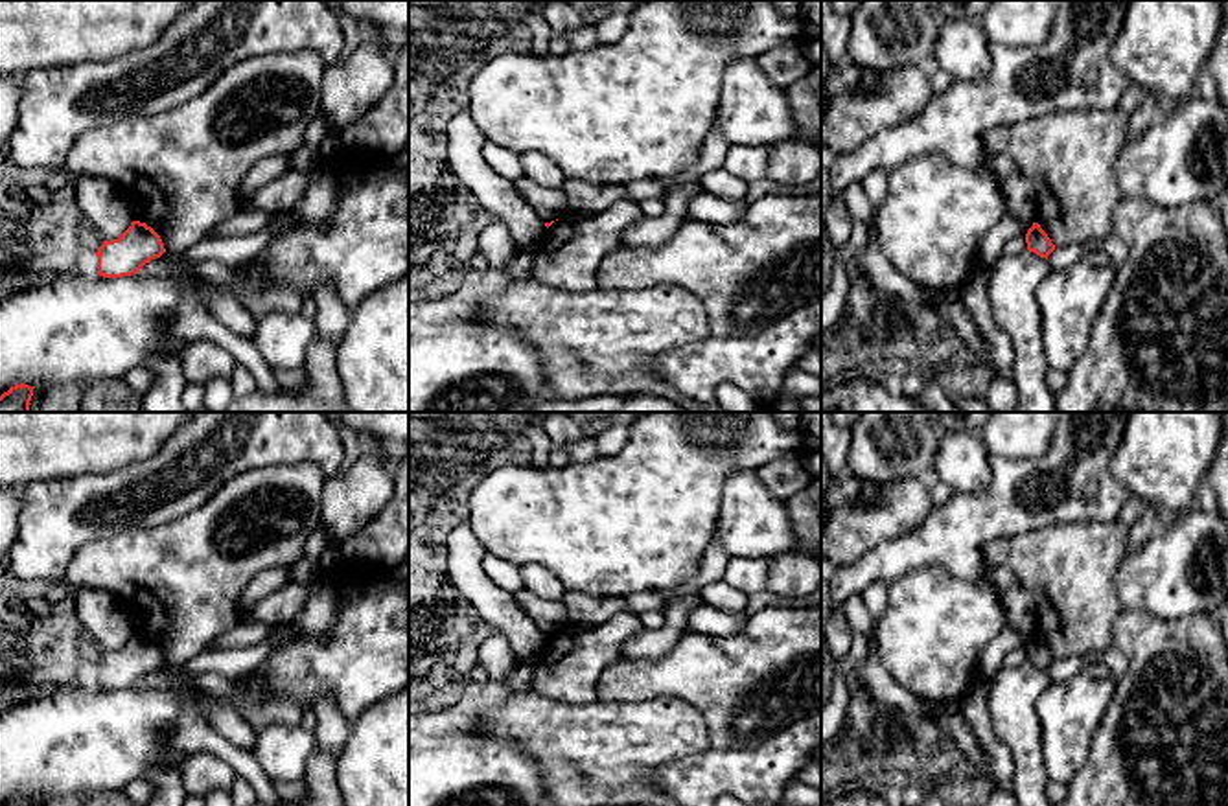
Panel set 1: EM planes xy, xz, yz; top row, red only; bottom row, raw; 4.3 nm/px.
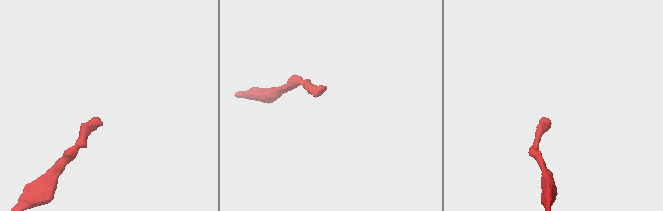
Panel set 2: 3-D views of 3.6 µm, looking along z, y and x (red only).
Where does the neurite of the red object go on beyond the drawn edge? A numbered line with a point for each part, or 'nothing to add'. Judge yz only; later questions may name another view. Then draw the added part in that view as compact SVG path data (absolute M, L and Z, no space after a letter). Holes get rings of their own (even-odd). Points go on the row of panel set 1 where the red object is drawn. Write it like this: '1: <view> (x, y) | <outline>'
nothing to add

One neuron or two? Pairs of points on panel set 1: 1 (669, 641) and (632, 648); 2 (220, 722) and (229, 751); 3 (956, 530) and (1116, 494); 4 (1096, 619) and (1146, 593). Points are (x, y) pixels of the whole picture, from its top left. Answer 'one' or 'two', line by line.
1: one
2: two
3: one
4: two

